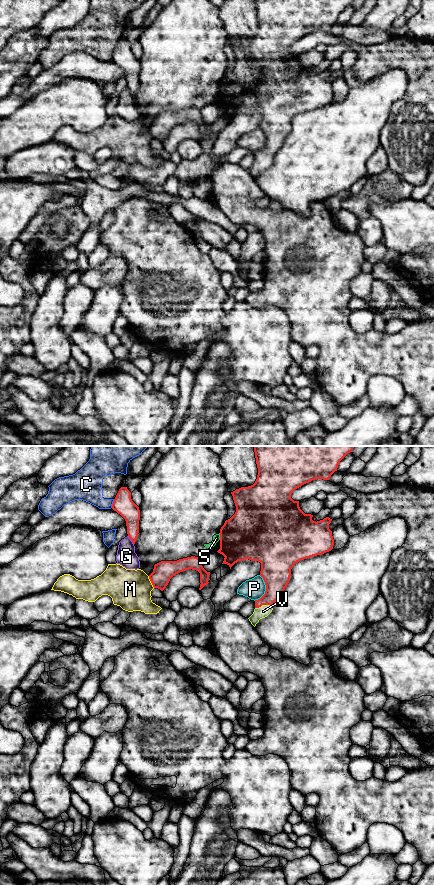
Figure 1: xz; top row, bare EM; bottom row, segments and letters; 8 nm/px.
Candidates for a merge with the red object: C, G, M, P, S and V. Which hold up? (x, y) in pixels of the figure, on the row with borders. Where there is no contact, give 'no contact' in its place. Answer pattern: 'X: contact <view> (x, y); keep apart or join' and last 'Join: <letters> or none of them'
C: contact xz (113, 503); keep apart
G: contact xz (131, 540); keep apart
M: contact xz (151, 582); keep apart
P: contact xz (266, 589); keep apart
S: contact xz (220, 536); keep apart
V: contact xz (263, 604); join
Join: V

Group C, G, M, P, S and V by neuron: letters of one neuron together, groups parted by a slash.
C / G / M / P / S / V

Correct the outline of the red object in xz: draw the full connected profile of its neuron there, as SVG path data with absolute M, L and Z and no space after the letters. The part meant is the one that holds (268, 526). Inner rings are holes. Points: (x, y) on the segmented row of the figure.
M254 446L258 475L255 483L248 487L241 487L231 492L236 506L235 514L225 521L220 529L220 549L217 551L225 558L222 564L227 564L230 569L238 561L249 559L261 563L260 576L263 578L266 591L258 600L255 600L255 609L248 618L255 627L260 619L267 617L273 610L276 600L283 594L287 587L291 569L295 563L322 555L333 549L334 539L329 524L329 517L320 521L313 521L311 514L305 514L299 507L299 501L291 498L292 492L302 485L315 479L329 480L337 471L340 461L355 446Z

